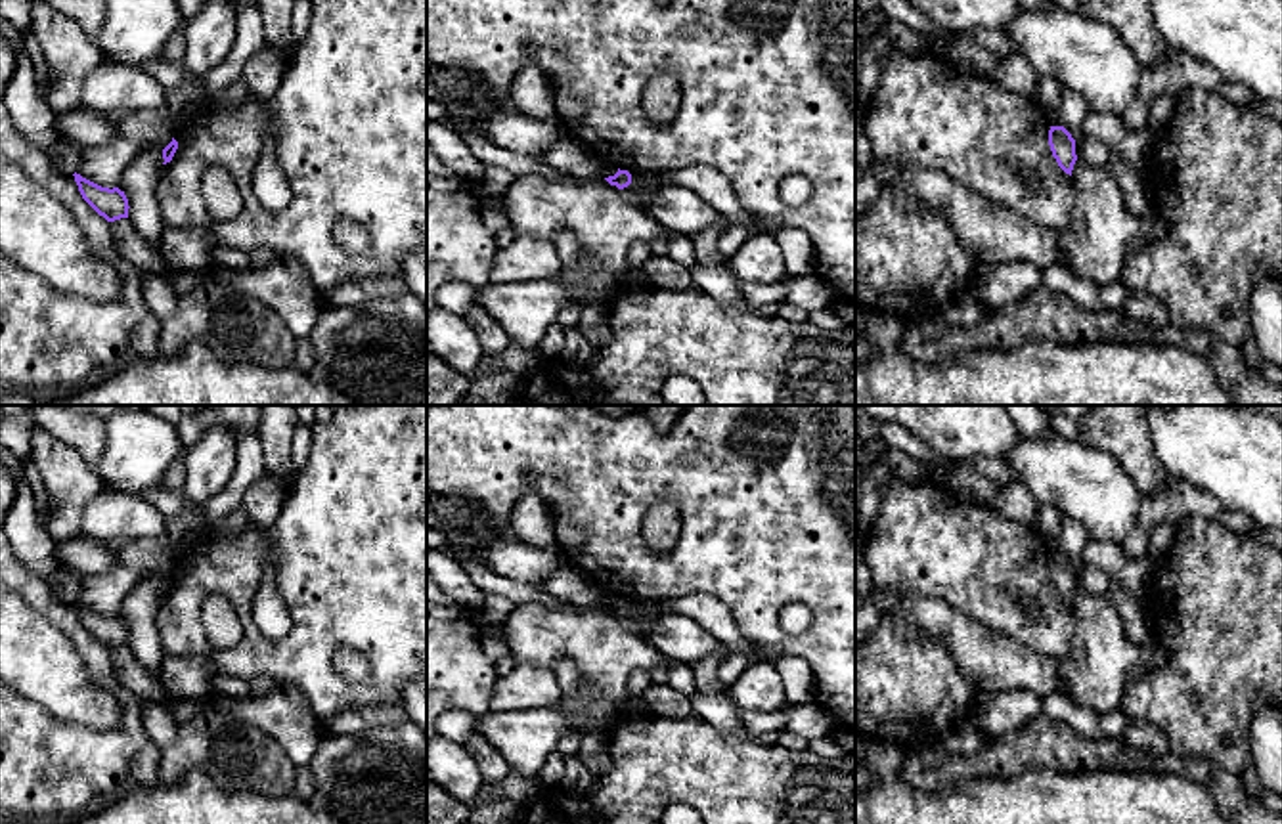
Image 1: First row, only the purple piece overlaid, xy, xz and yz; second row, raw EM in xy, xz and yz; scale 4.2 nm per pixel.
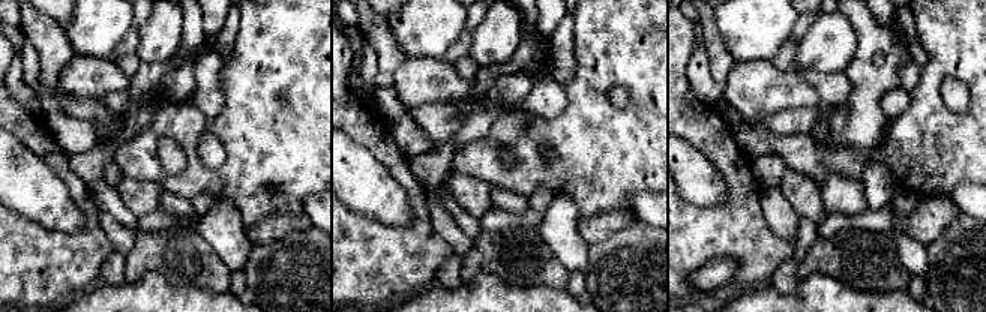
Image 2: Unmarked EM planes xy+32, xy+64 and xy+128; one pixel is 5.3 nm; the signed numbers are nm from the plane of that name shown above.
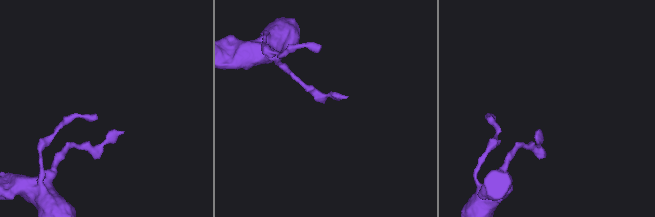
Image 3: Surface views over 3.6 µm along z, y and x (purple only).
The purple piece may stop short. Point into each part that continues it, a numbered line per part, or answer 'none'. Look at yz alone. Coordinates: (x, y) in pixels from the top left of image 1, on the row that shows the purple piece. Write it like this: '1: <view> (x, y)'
none

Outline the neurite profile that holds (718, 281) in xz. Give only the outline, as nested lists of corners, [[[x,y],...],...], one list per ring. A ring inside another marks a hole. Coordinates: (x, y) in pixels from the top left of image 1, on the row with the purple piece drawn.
[[[695,264],[691,268],[693,283],[702,289],[706,294],[714,296],[719,302],[735,302],[740,306],[750,308],[762,317],[775,317],[779,315],[781,304],[769,304],[769,306],[750,306],[746,298],[737,289],[737,277],[731,271],[729,266],[704,266]]]

